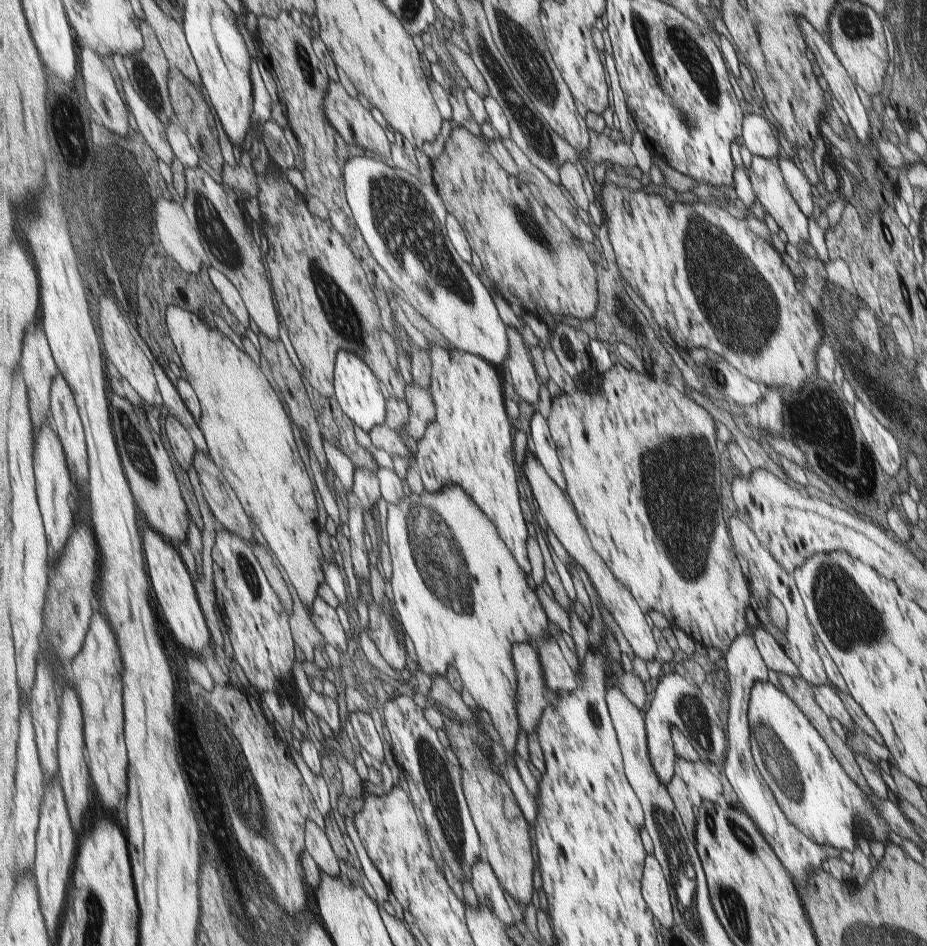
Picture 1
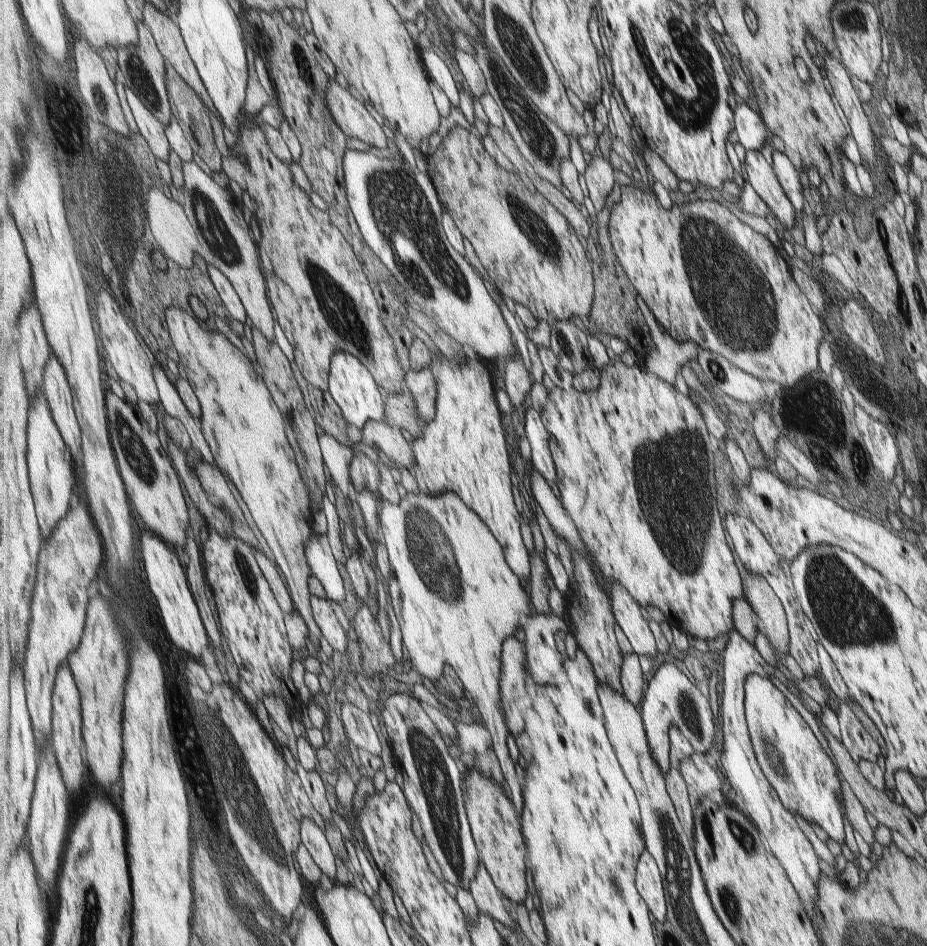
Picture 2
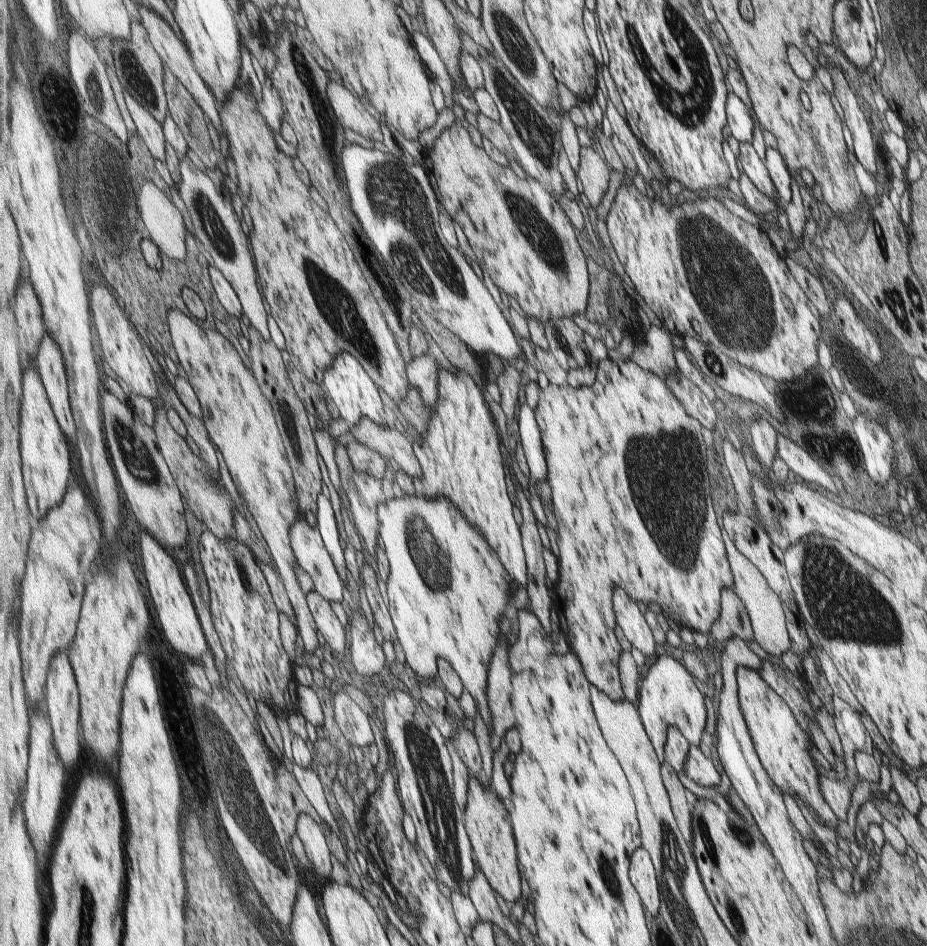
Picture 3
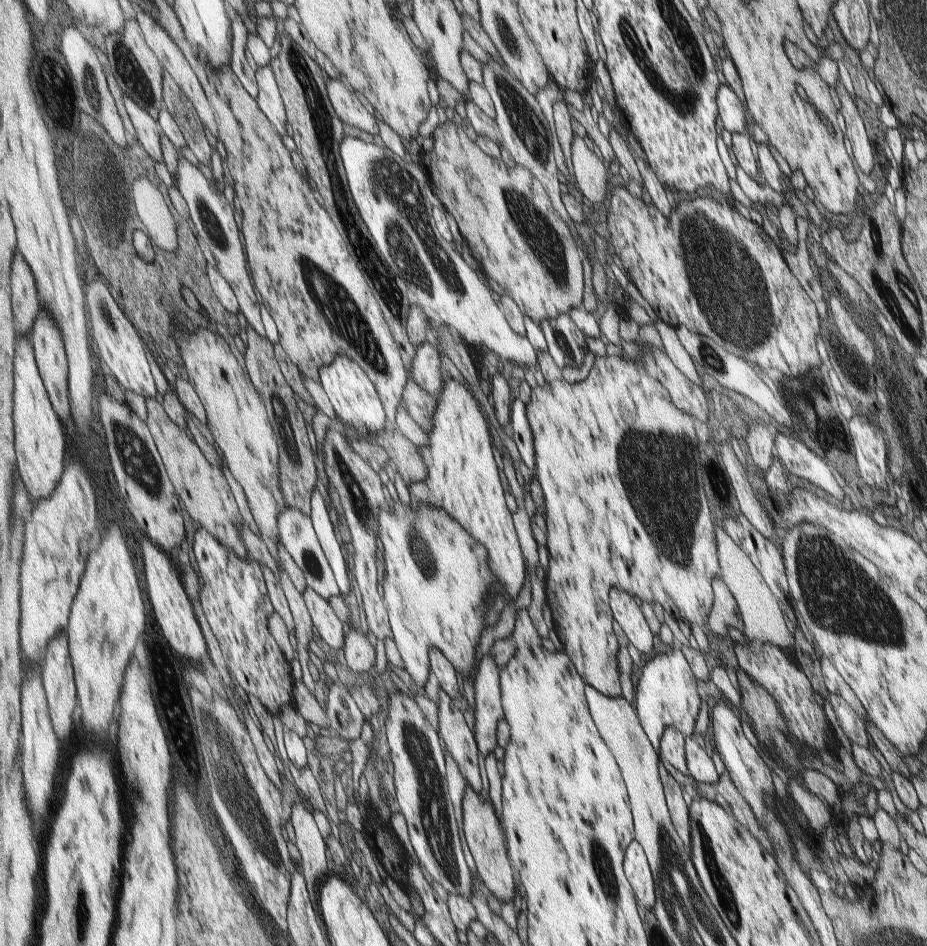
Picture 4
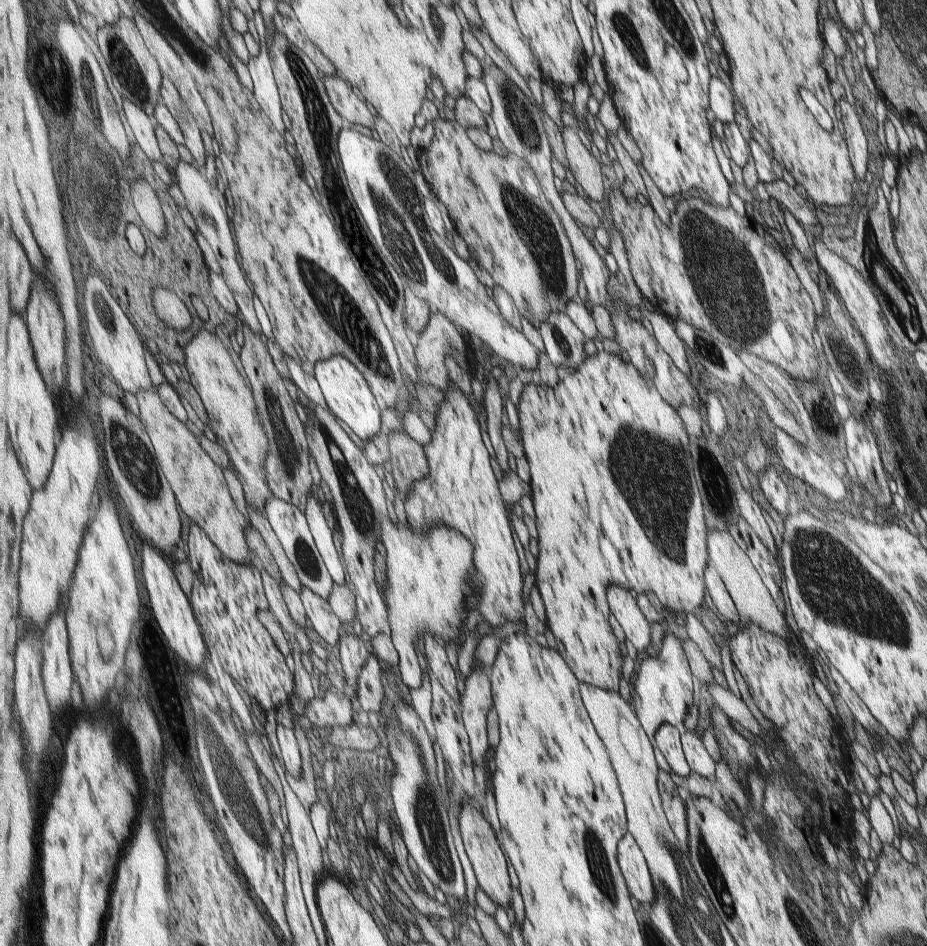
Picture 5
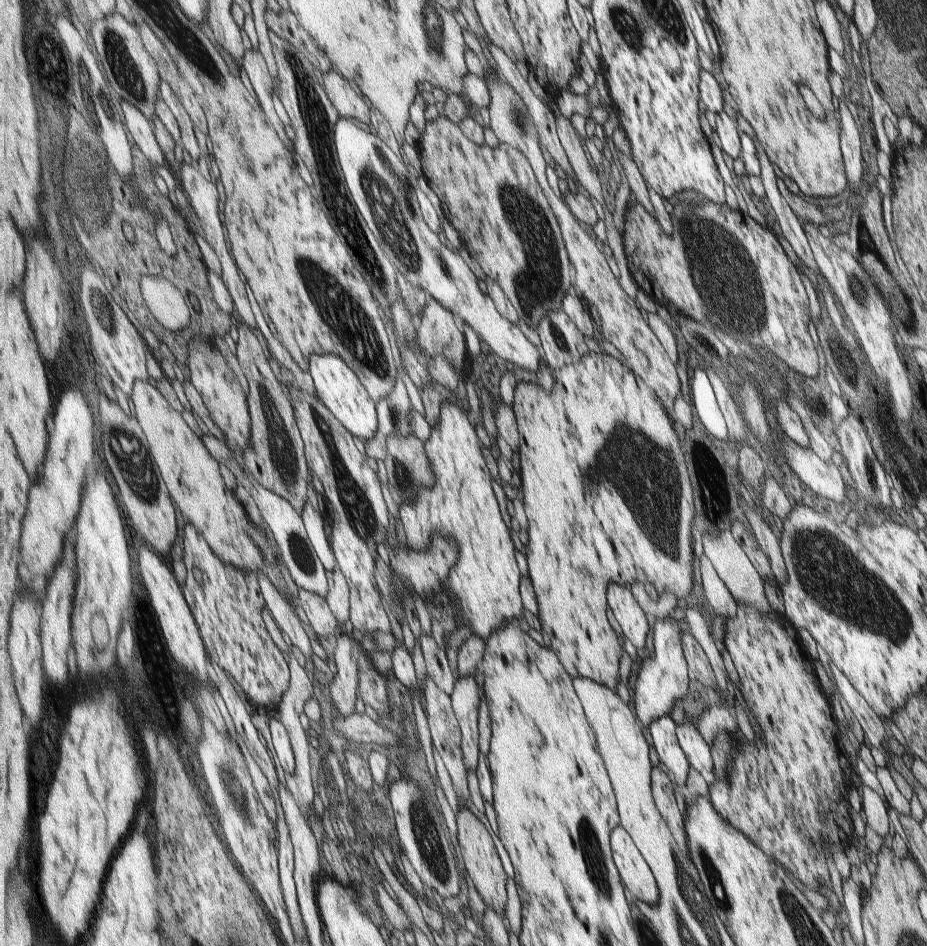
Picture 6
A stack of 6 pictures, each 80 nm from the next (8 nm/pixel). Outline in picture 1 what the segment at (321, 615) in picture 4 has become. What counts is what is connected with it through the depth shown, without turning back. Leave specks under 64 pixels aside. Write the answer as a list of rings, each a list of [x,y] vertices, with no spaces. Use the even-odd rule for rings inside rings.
[[[317,596],[310,610],[315,626],[324,634],[327,642],[338,652],[347,652],[349,650],[349,640],[347,632],[339,620],[339,613],[321,598]]]

